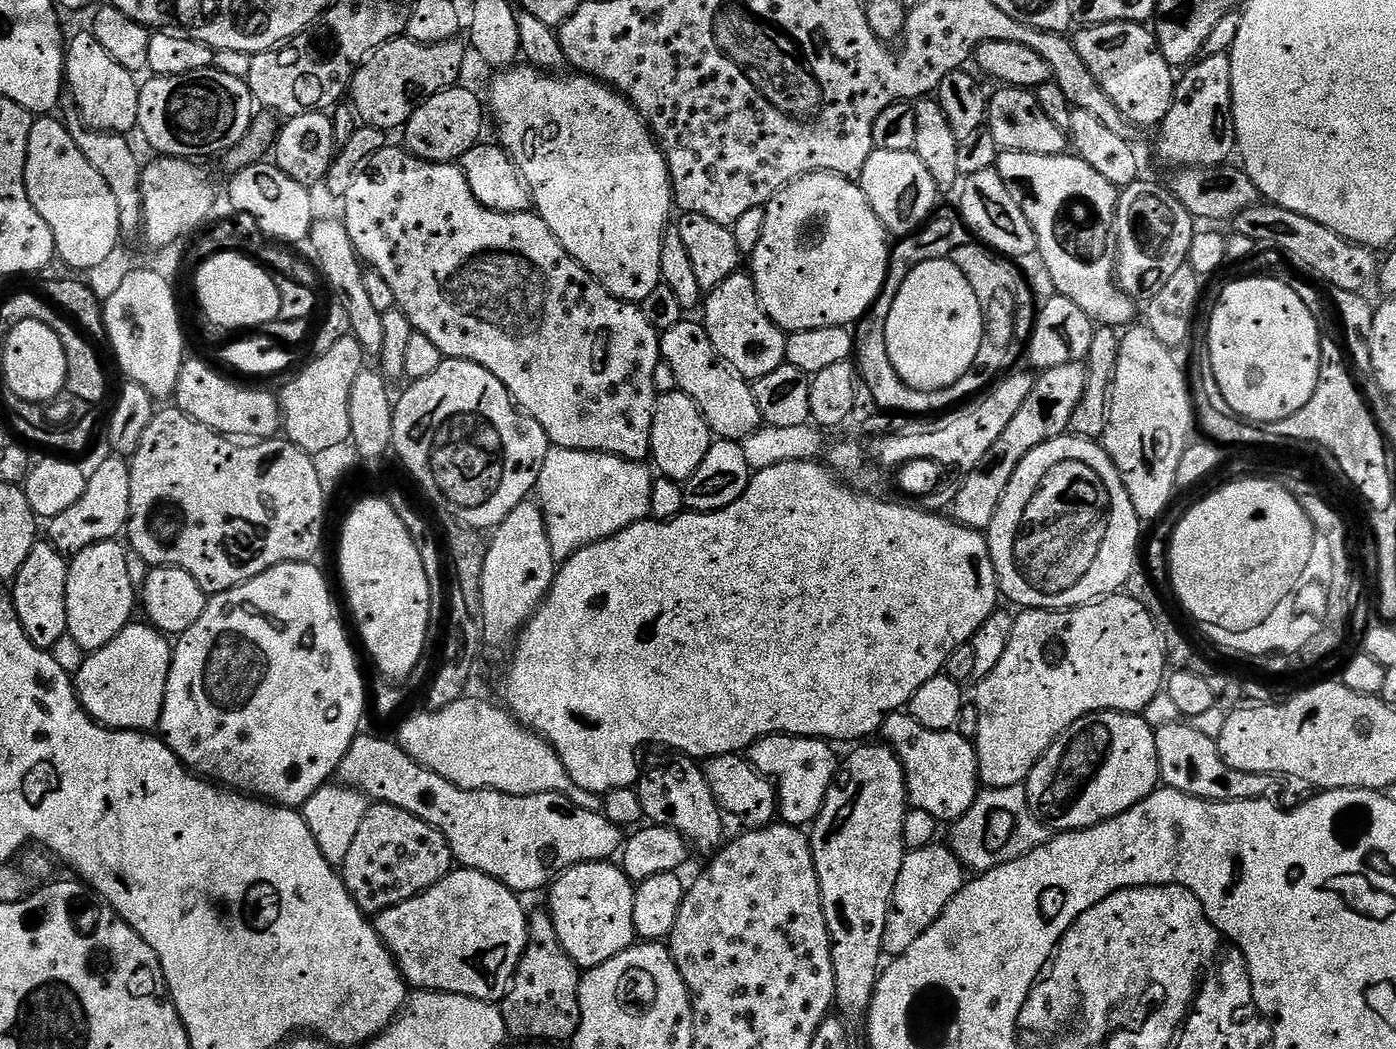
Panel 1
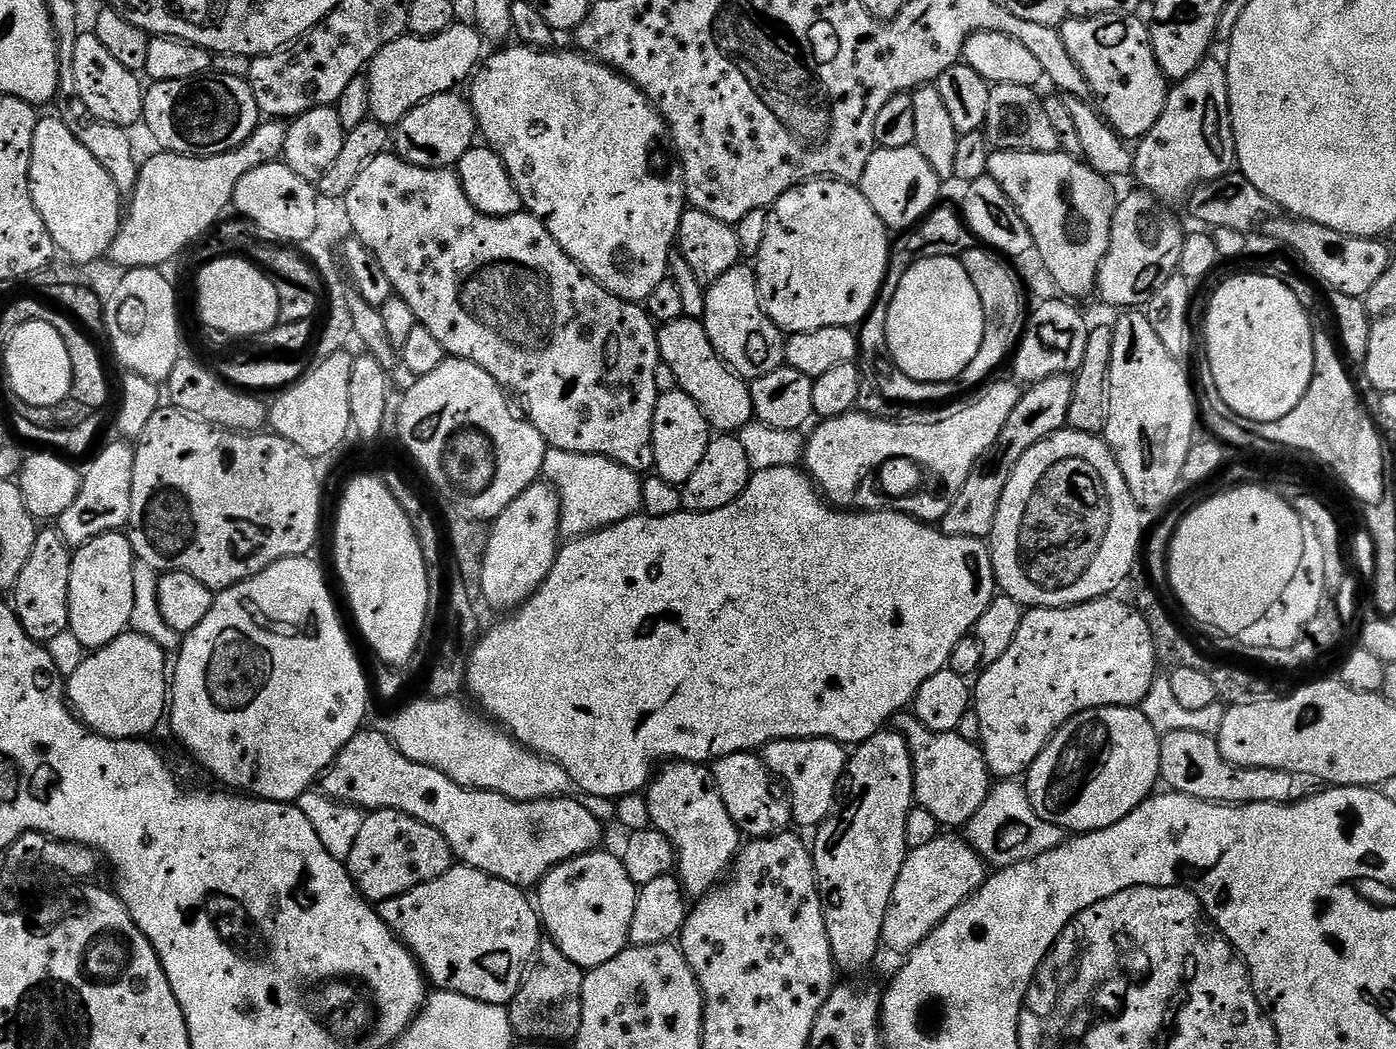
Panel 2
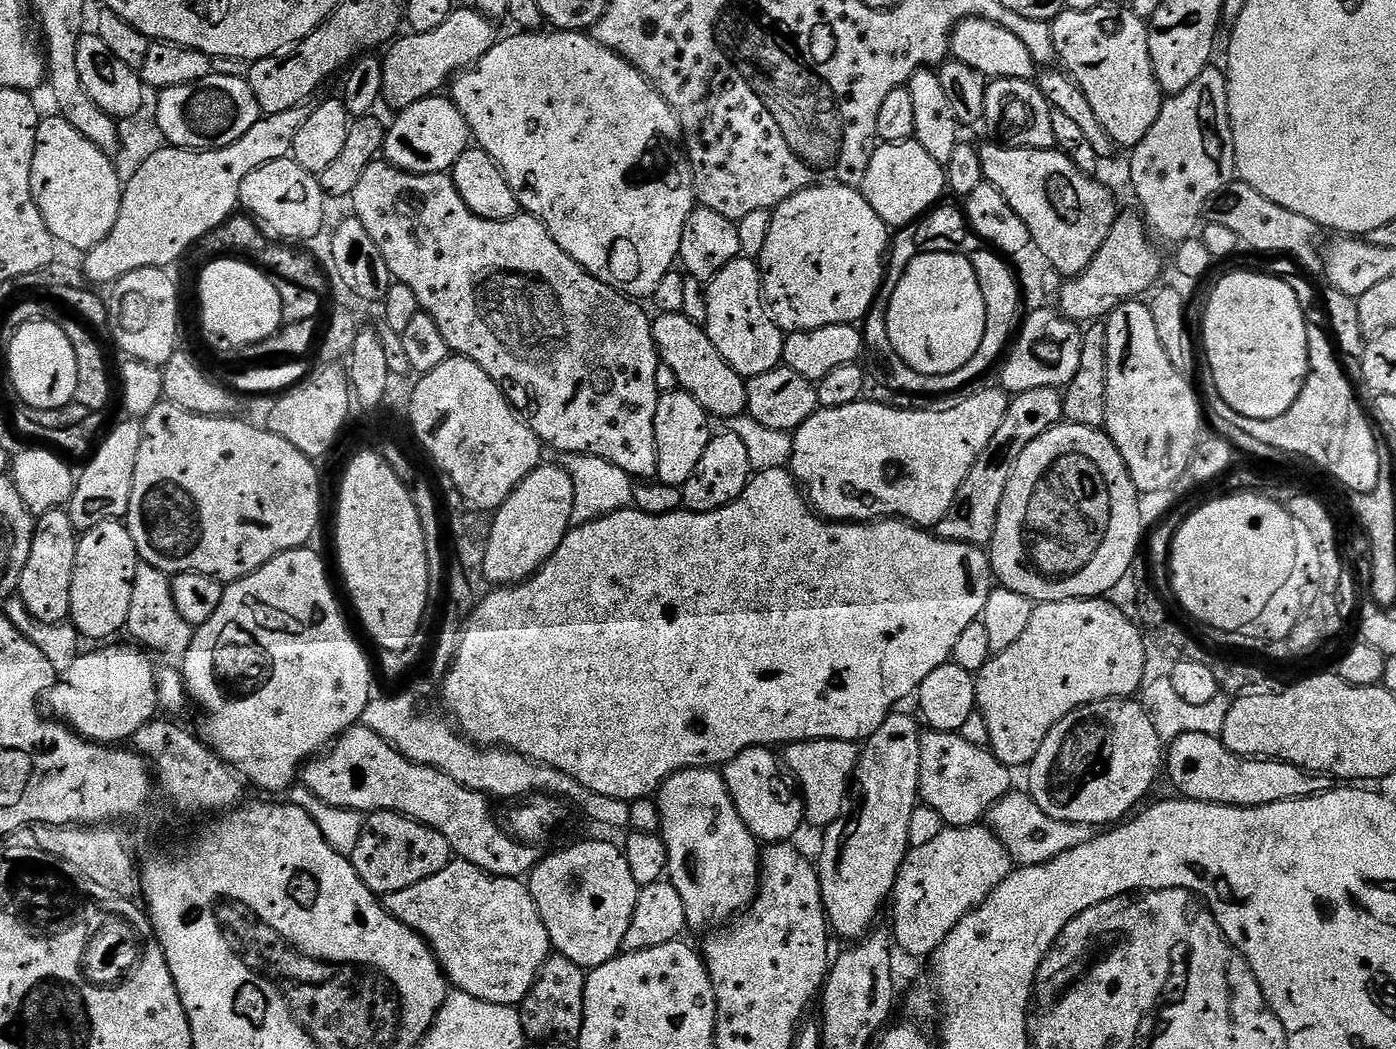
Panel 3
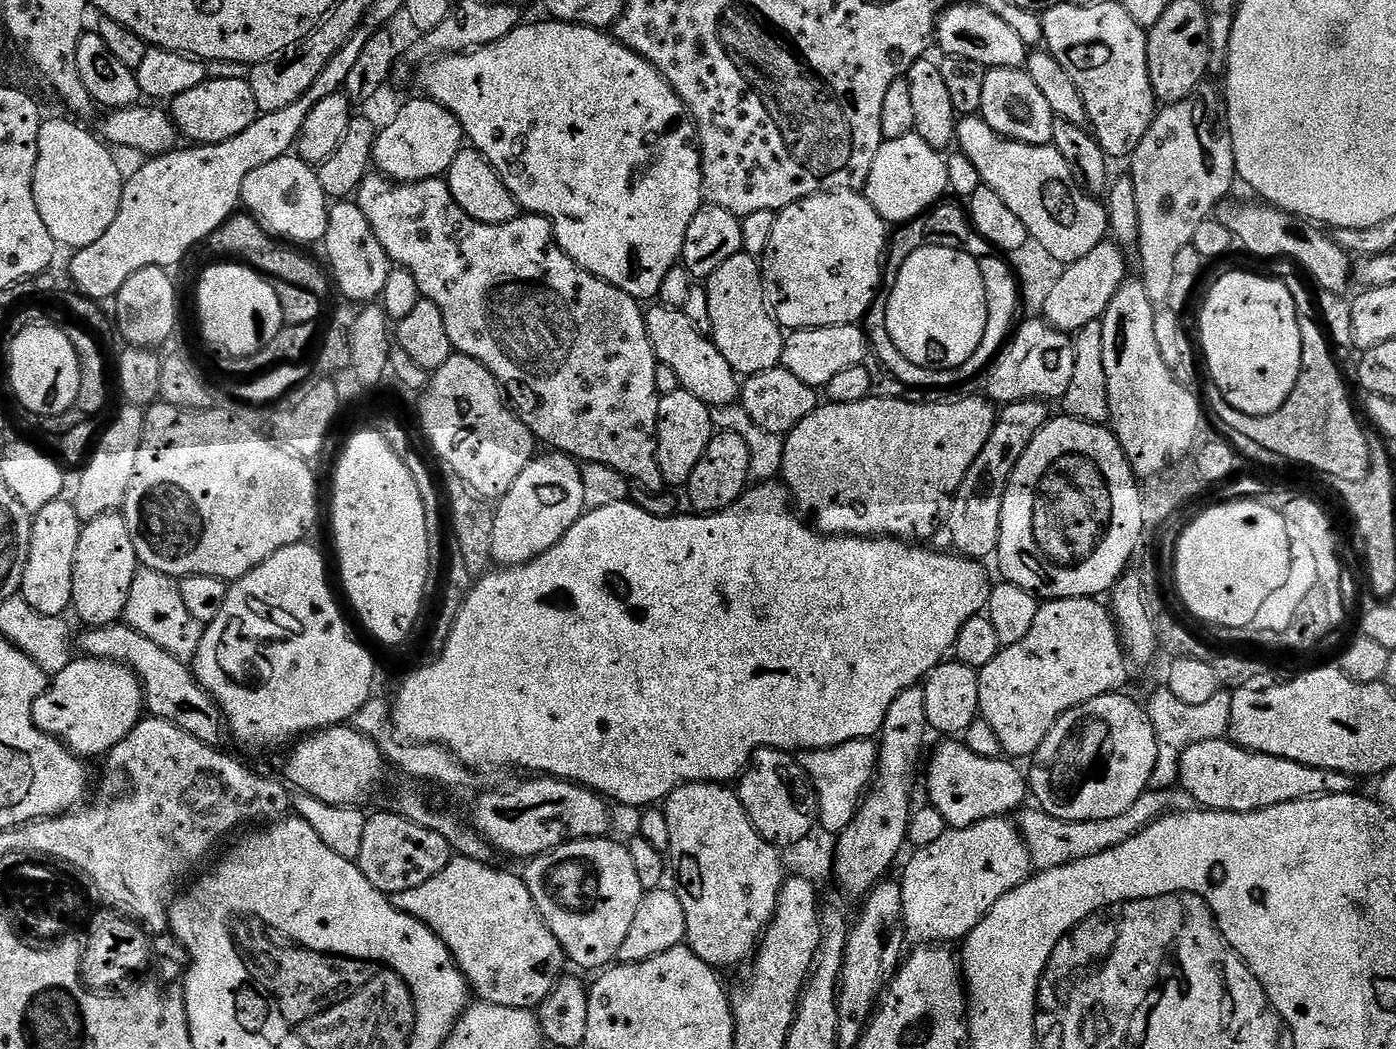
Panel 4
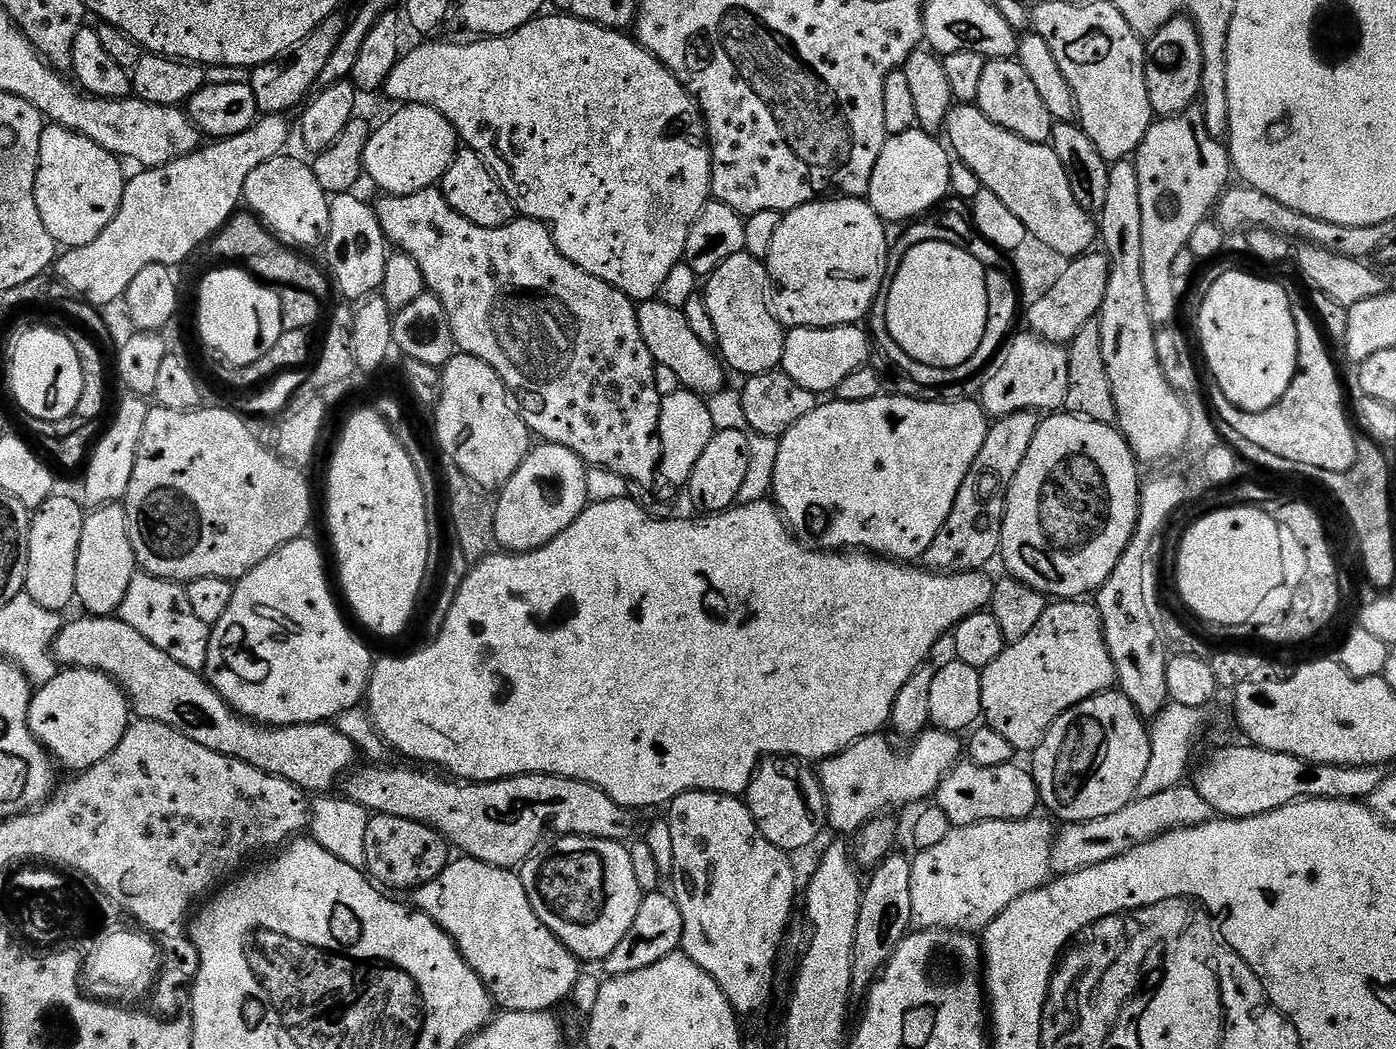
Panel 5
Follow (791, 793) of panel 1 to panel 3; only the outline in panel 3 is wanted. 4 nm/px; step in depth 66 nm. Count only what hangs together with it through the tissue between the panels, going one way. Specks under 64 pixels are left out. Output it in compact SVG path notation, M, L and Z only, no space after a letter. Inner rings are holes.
M807 740L783 749L782 763L803 795L804 814L809 825L827 830L844 813L852 776L859 761L860 748L850 740Z

